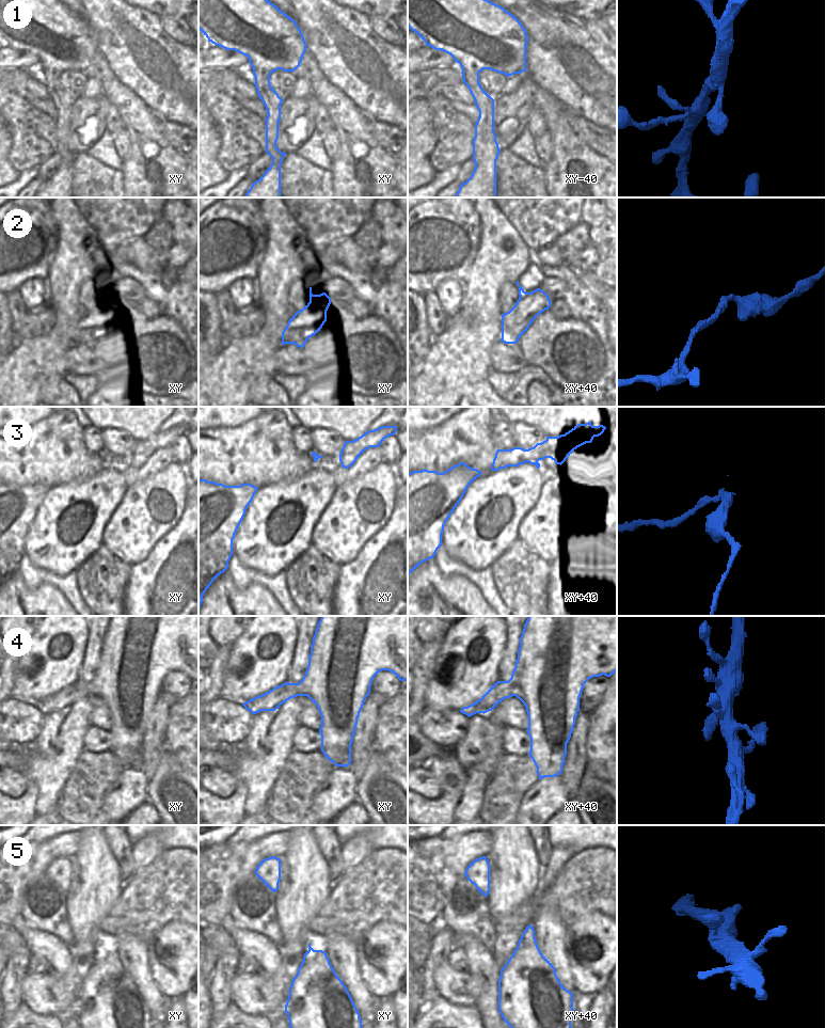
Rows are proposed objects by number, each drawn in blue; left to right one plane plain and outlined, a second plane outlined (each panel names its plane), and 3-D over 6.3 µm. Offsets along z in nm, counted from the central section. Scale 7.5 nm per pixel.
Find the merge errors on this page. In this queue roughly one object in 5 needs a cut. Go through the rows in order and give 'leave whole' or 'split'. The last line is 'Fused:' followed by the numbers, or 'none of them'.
1: leave whole
2: leave whole
3: split
4: leave whole
5: leave whole
Fused: 3

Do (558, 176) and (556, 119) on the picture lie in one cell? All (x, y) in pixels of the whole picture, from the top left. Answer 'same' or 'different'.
same

